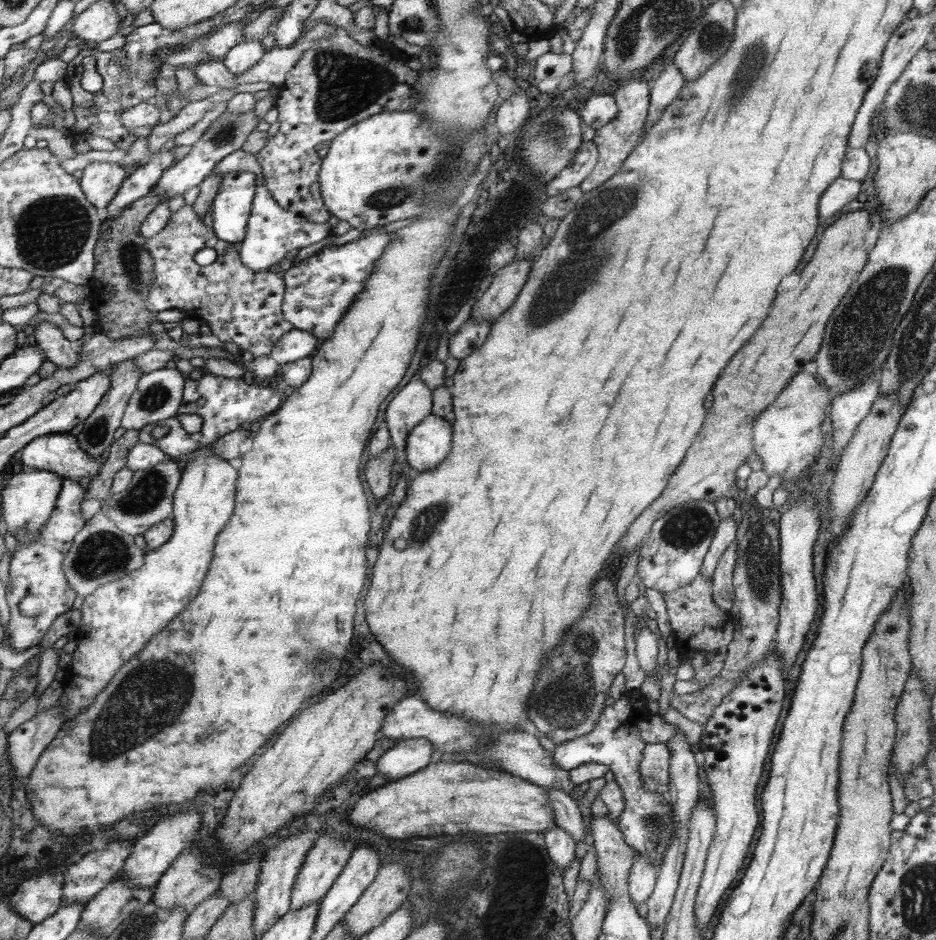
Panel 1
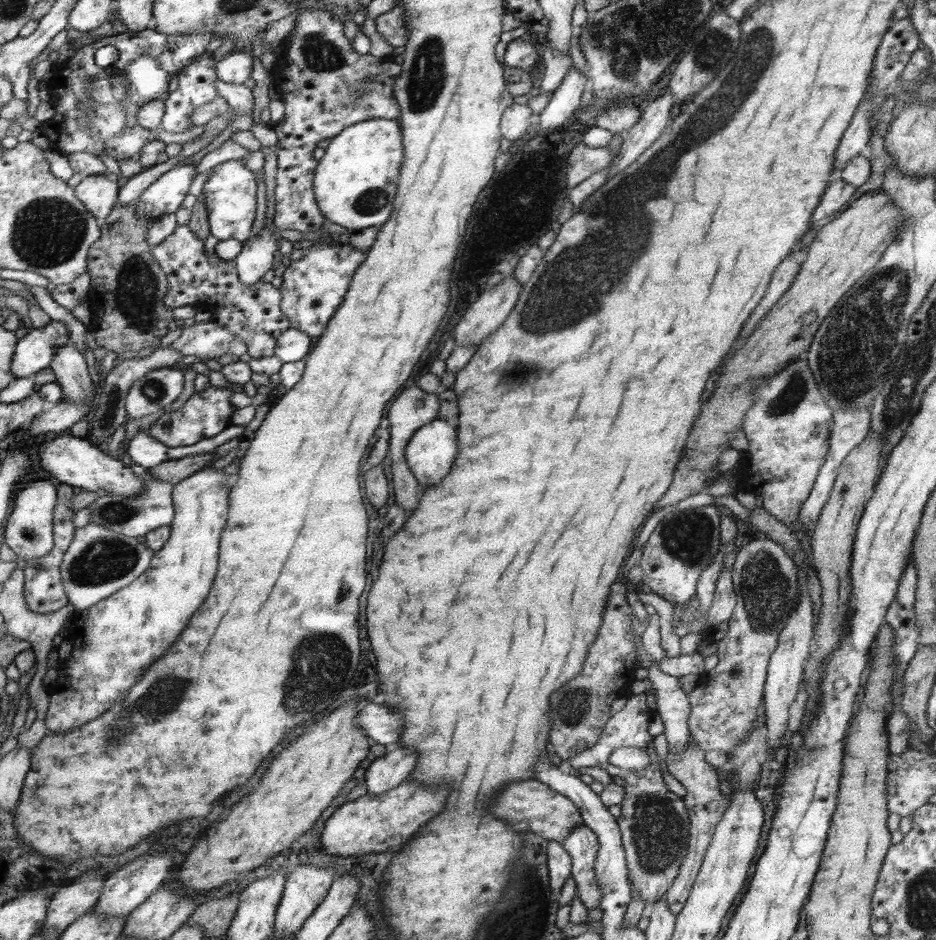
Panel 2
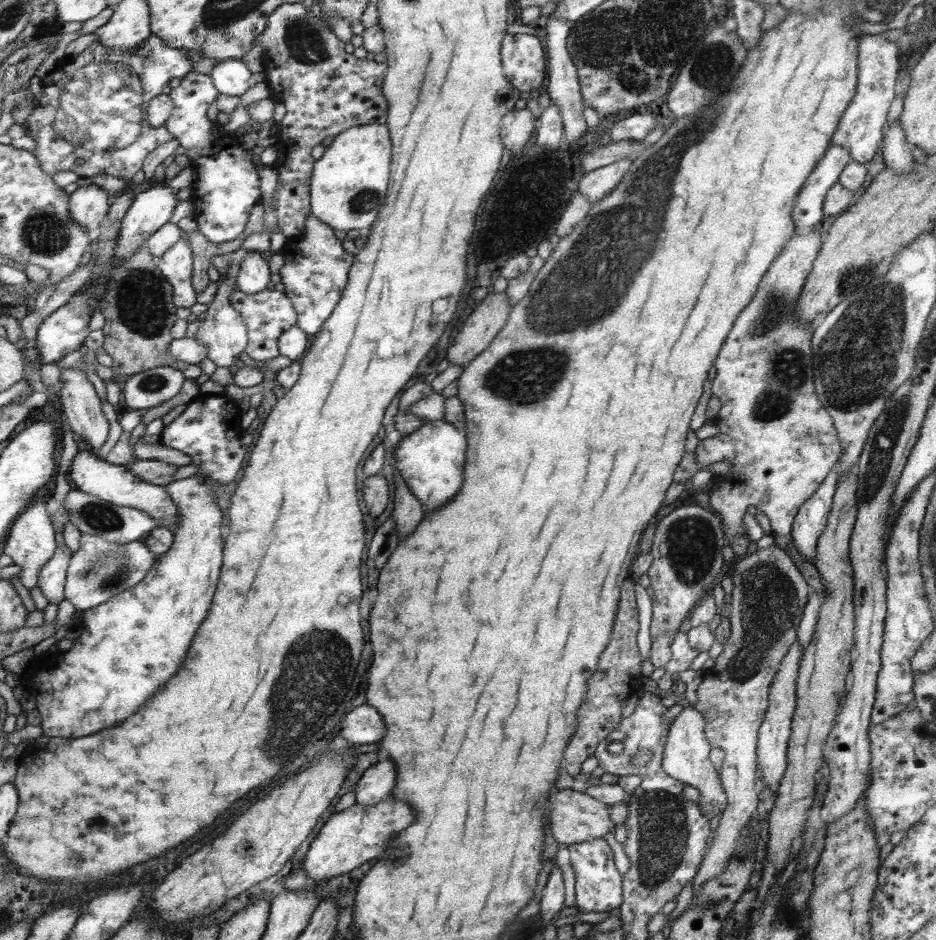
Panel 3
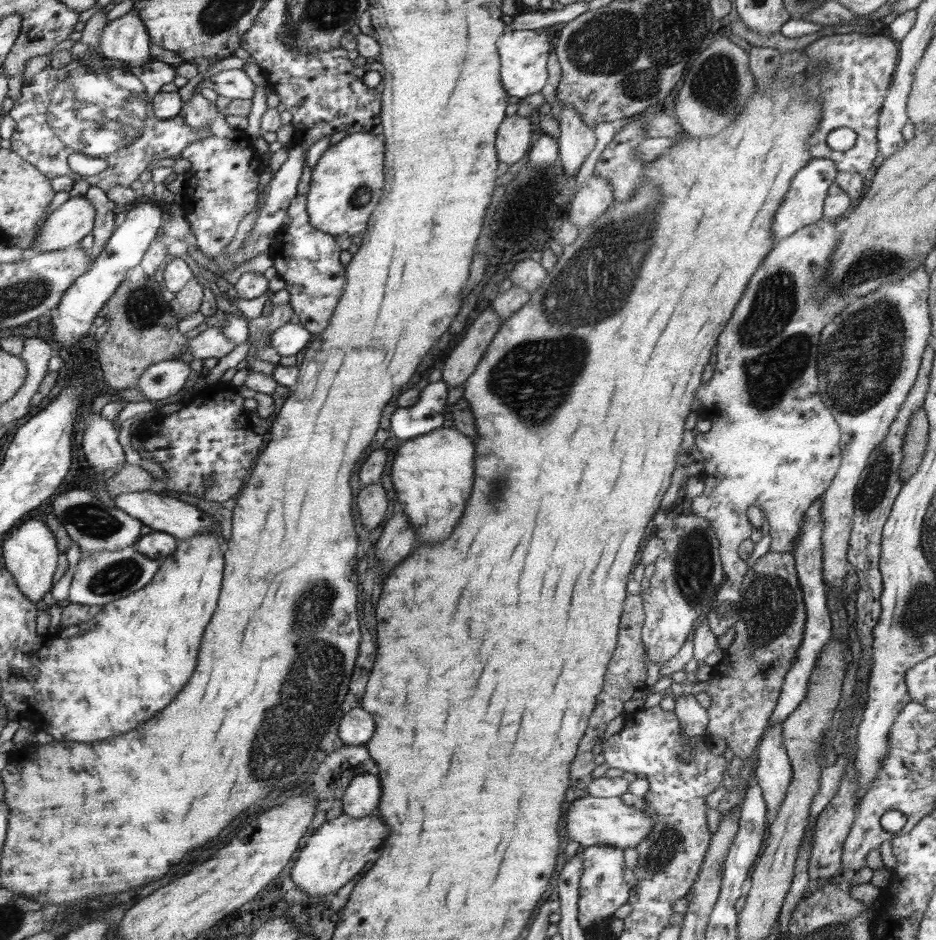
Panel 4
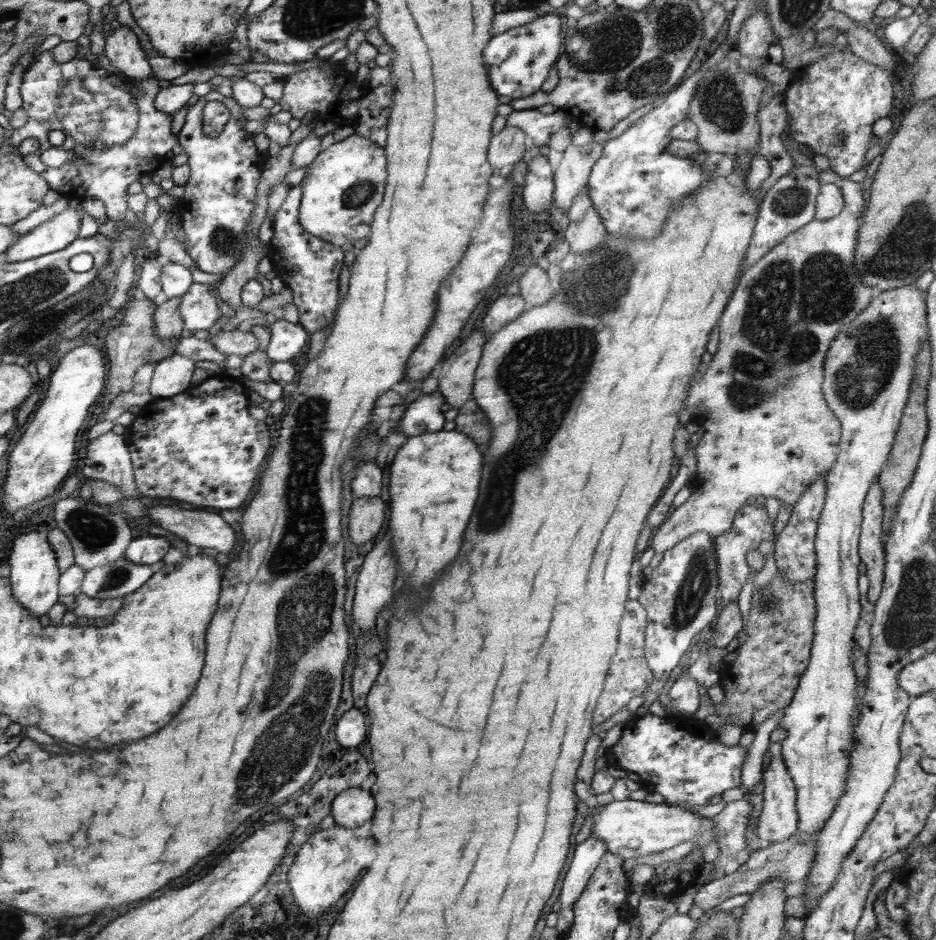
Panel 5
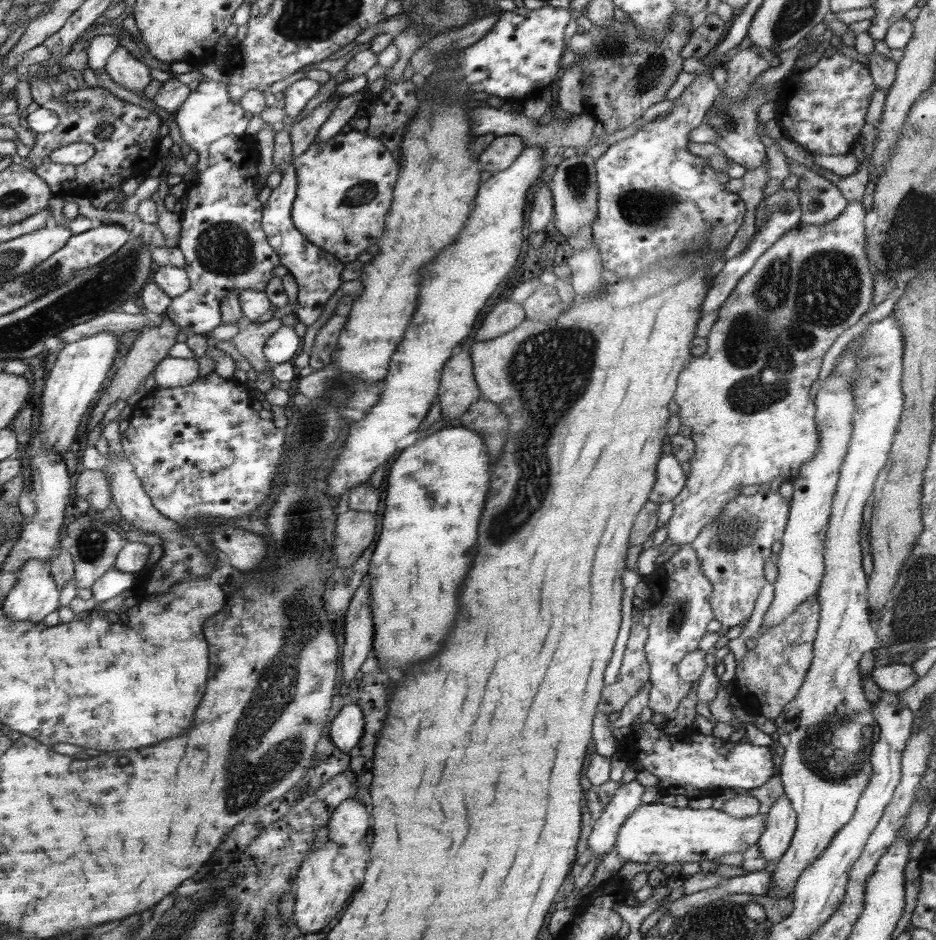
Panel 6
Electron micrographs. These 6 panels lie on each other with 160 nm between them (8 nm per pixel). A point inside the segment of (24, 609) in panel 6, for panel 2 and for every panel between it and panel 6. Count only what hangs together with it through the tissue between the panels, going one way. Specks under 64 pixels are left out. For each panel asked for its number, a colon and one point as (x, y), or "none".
2: (29, 533)
3: (31, 544)
4: (30, 553)
5: (34, 575)

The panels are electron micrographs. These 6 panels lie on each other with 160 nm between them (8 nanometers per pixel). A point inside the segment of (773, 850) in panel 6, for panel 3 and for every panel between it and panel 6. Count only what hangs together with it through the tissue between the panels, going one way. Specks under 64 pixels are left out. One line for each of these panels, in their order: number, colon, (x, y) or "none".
3: (775, 730)
4: (774, 772)
5: (778, 821)

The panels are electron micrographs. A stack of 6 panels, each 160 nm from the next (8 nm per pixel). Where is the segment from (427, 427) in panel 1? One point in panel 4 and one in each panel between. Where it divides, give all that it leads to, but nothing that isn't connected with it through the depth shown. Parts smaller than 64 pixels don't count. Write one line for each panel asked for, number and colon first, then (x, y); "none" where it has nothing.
2: (432, 451)
3: (431, 461)
4: (432, 474)

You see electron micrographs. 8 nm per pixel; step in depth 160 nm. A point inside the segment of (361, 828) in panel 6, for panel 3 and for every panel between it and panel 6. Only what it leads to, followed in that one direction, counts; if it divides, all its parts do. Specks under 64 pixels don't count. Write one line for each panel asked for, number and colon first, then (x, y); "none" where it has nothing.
3: (373, 787)
4: (361, 798)
5: (350, 809)

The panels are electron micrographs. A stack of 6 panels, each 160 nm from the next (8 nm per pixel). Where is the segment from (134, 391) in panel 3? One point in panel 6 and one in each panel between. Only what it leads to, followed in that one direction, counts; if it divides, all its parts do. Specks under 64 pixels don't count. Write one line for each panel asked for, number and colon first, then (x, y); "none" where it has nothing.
4: (165, 379)
5: (171, 376)
6: (171, 372)

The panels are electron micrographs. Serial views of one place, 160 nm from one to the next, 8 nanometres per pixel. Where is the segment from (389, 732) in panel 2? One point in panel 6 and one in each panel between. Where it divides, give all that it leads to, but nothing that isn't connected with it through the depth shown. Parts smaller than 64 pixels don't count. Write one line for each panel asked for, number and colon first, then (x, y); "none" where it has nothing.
3: (363, 725)
4: (356, 728)
5: (352, 727)
6: (346, 730)

